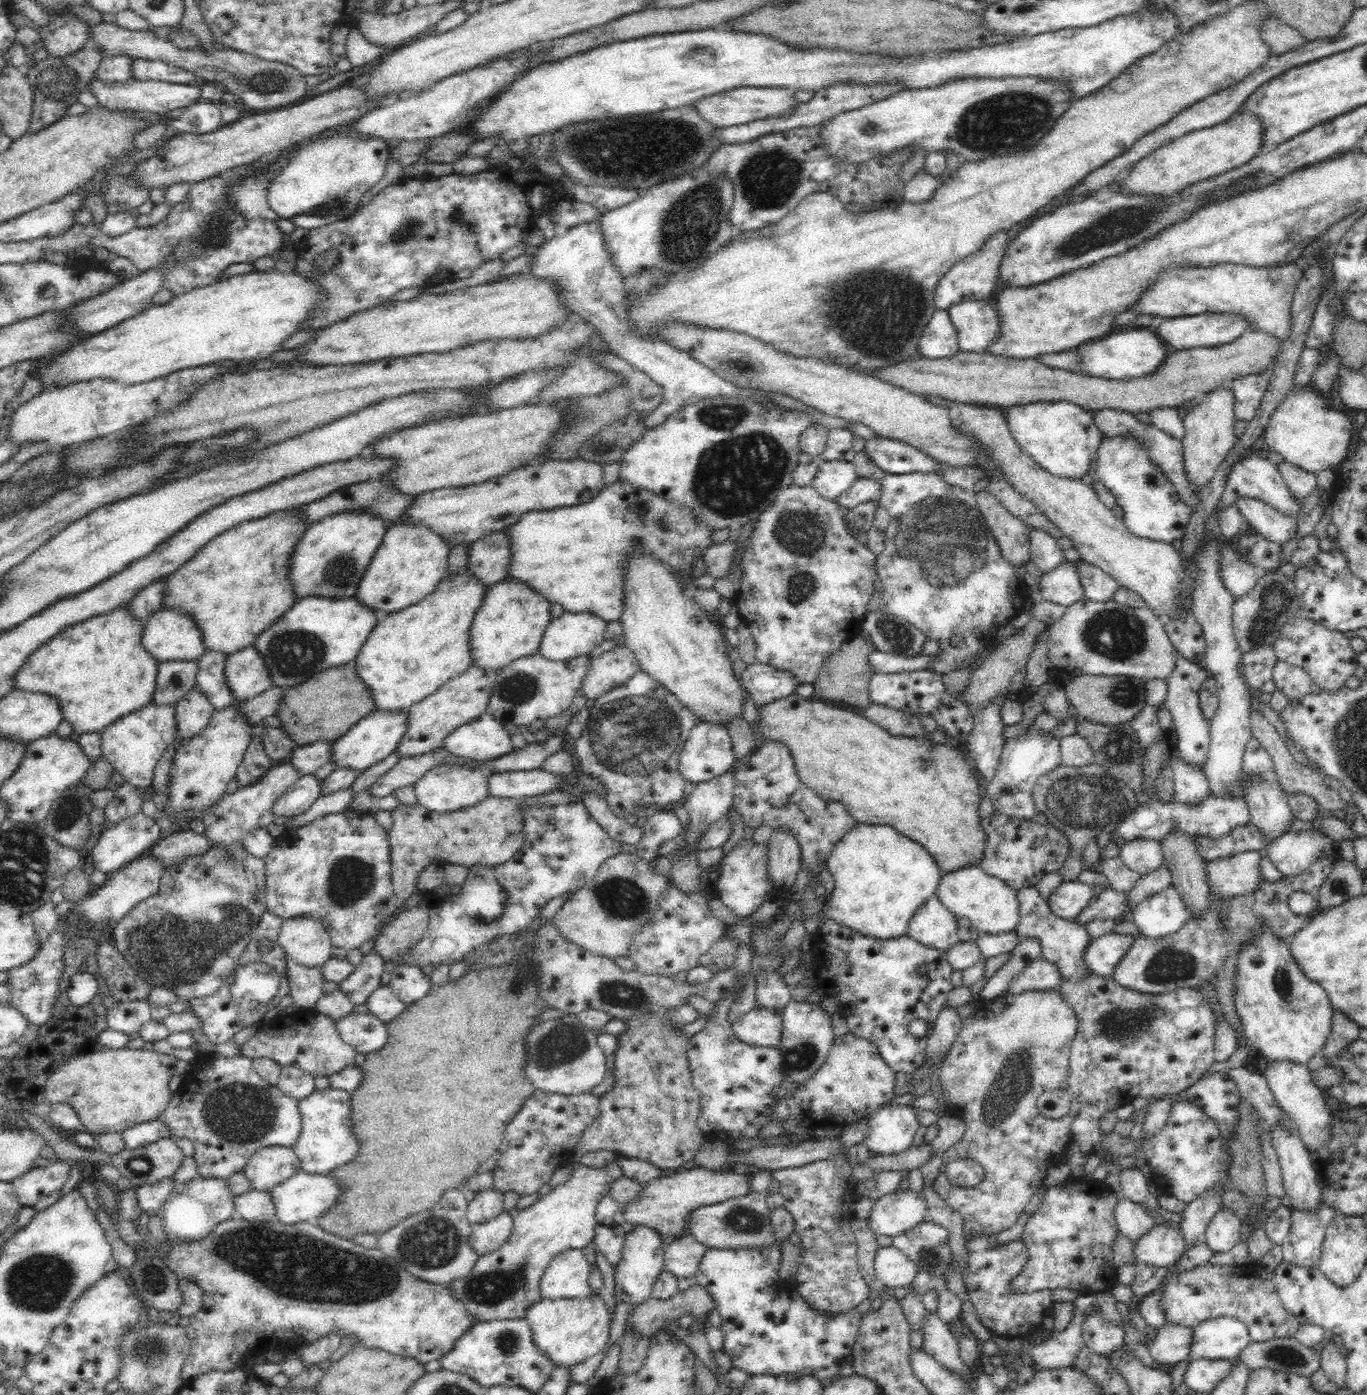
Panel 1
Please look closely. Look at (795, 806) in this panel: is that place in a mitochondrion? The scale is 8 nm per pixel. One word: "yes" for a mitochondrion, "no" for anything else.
yes

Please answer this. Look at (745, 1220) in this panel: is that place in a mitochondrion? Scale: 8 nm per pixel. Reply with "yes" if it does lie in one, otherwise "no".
yes

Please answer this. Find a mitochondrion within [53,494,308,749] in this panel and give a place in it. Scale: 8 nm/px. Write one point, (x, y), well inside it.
(175, 683)

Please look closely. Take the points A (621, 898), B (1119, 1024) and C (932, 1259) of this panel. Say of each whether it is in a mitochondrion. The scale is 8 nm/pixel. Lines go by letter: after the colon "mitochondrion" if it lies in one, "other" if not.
A: mitochondrion
B: mitochondrion
C: mitochondrion

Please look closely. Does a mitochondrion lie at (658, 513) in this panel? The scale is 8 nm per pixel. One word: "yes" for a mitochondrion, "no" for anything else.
no

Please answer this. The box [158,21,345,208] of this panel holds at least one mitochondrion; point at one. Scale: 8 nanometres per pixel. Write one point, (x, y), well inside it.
(269, 81)

